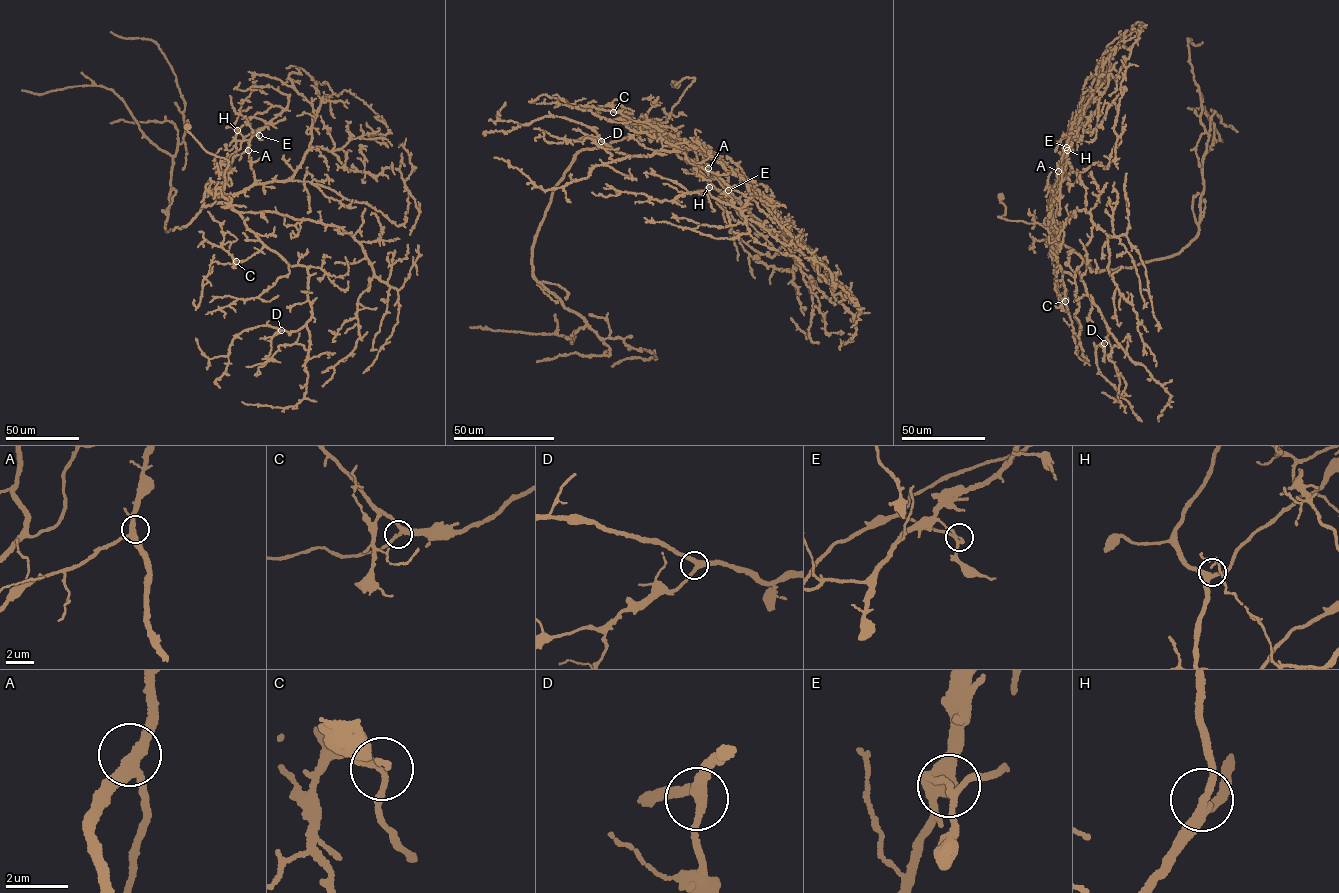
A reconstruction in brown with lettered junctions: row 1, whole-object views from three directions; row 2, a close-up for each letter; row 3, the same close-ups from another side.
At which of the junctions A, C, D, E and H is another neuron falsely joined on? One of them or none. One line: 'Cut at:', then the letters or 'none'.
Cut at: E

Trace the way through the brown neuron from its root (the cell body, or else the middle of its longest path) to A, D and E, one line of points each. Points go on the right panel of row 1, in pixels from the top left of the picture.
A: (1000, 196), (1005, 211), (998, 217), (1038, 222), (1047, 228), (1051, 222), (1050, 203), (1057, 189), (1058, 171)
D: (1000, 196), (998, 217), (1041, 224), (1061, 270), (1078, 271), (1107, 326), (1104, 343)
E: (1000, 196), (1005, 211), (998, 217), (1038, 222), (1047, 228), (1051, 222), (1050, 203), (1066, 146)

